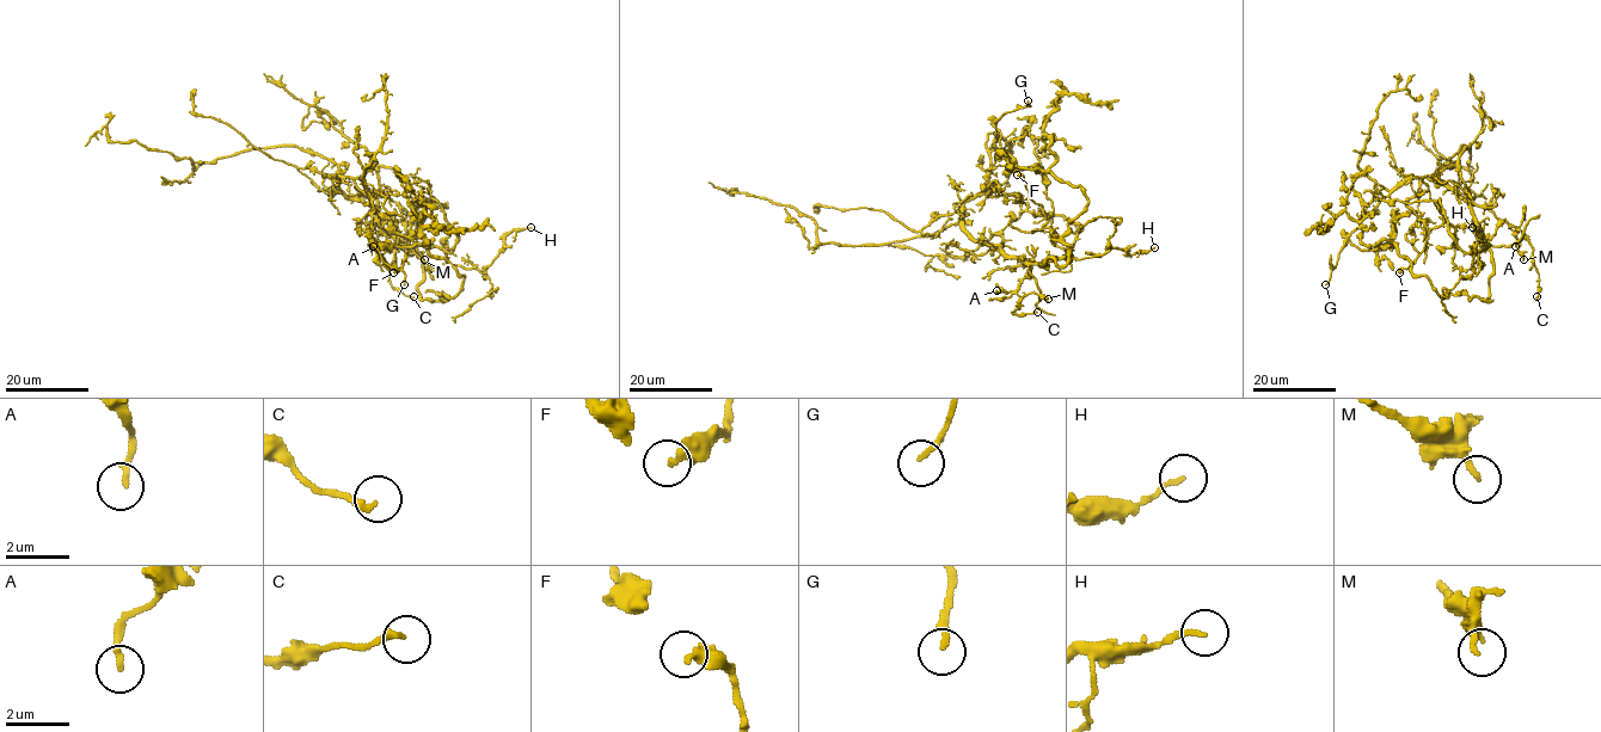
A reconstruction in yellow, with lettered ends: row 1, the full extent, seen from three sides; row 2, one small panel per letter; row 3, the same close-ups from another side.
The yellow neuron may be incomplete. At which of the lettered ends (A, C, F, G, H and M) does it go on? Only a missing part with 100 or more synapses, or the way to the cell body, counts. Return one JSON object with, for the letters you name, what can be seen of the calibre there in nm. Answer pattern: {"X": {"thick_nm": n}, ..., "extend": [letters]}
{"extend": []}

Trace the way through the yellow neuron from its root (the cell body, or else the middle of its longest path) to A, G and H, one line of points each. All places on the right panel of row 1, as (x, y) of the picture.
A: (1415, 177), (1433, 177), (1452, 188), (1468, 203), (1473, 221), (1486, 243), (1507, 221), (1516, 228), (1515, 246)
G: (1415, 177), (1402, 182), (1361, 217), (1349, 234), (1325, 284)
H: (1415, 177), (1441, 180), (1468, 203), (1486, 243), (1478, 252), (1484, 265), (1477, 272), (1479, 234), (1472, 227)

